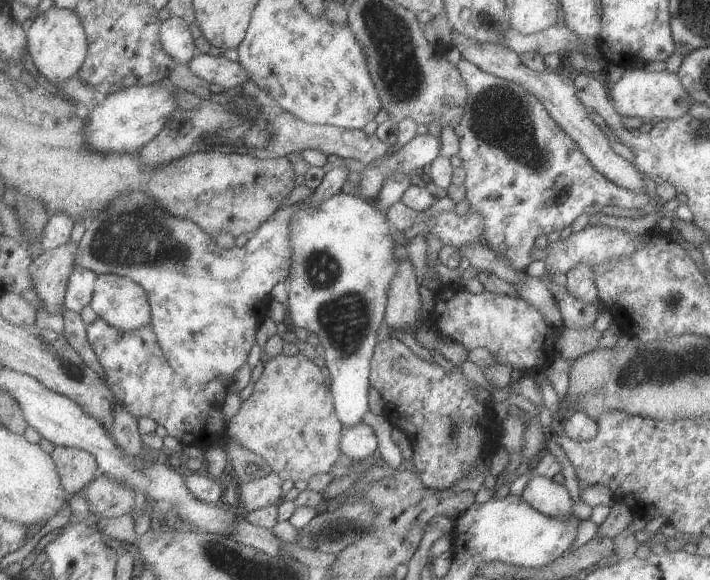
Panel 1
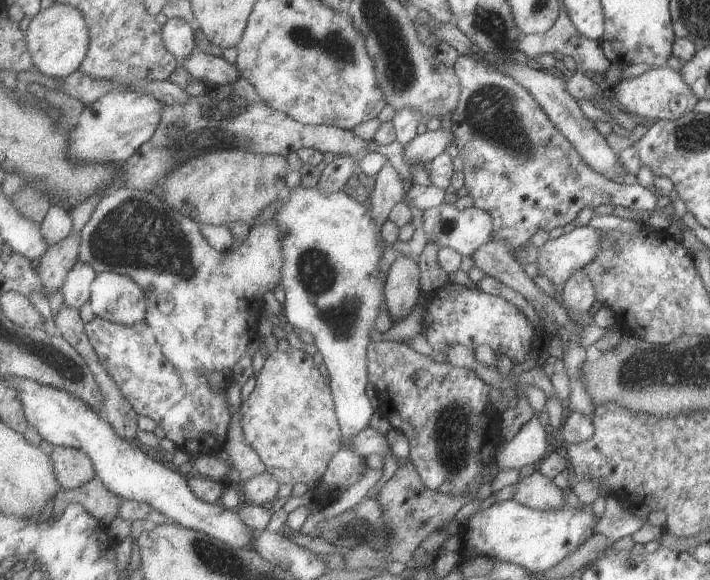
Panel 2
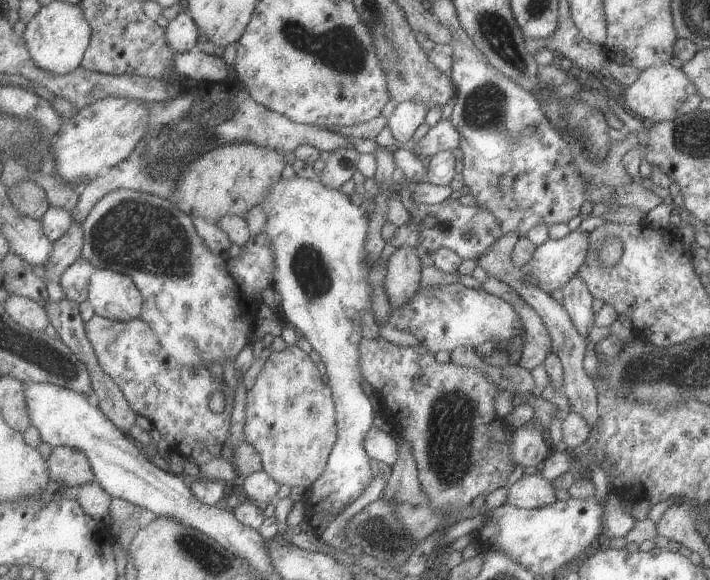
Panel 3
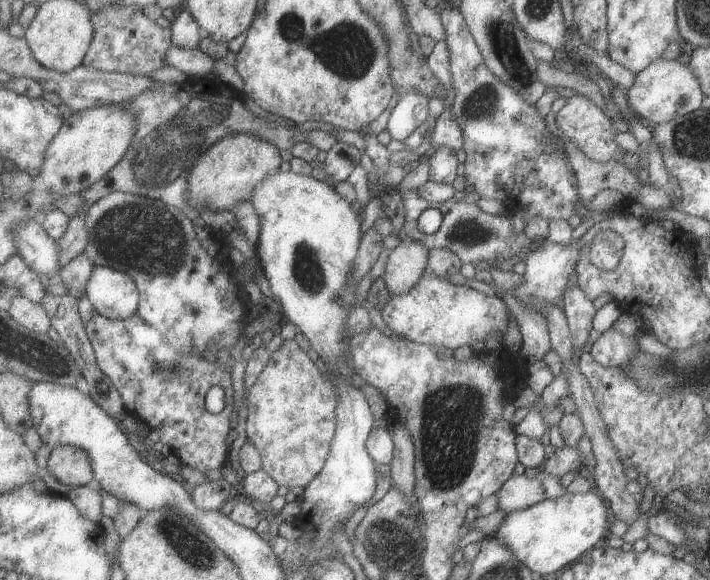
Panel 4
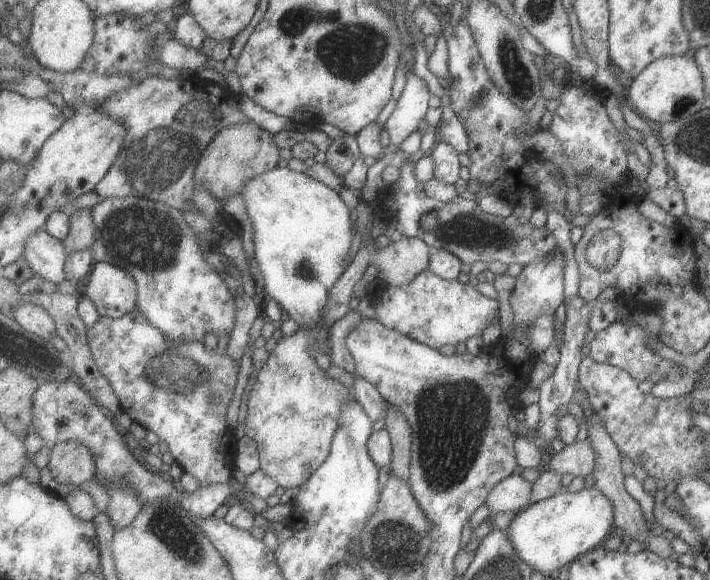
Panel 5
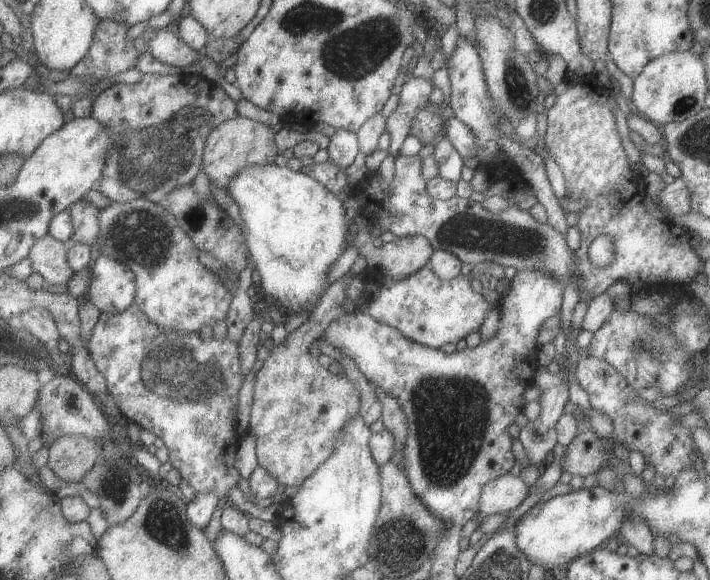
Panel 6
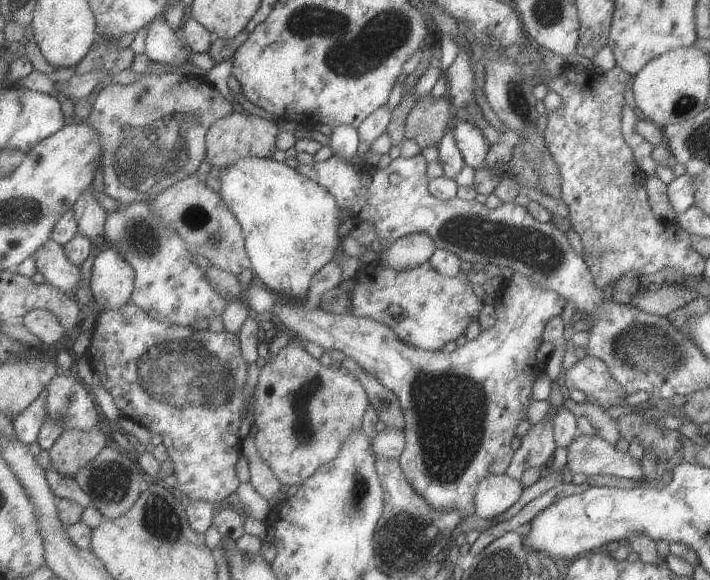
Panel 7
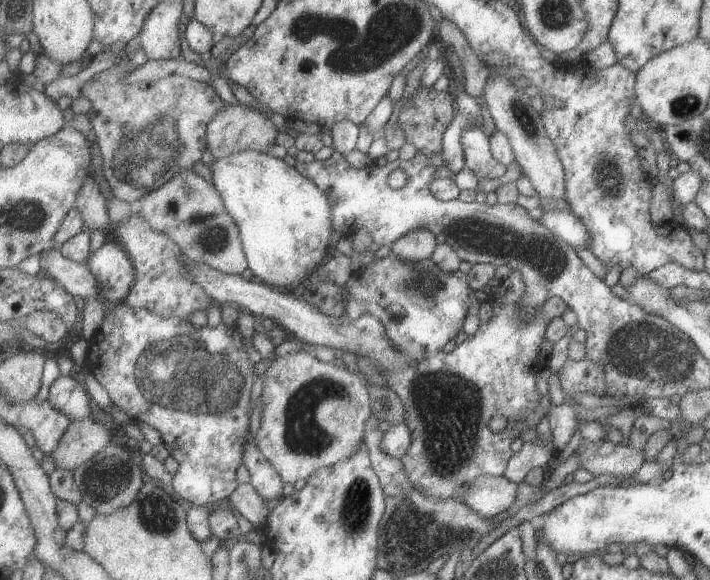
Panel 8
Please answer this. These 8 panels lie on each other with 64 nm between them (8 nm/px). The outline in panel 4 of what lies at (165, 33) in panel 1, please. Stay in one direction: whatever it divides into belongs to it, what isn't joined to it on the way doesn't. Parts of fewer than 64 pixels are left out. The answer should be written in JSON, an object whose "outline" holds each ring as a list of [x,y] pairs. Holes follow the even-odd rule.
{"outline":[[[186,6],[182,8],[170,23],[172,41],[176,47],[184,49],[199,48],[205,33]]]}

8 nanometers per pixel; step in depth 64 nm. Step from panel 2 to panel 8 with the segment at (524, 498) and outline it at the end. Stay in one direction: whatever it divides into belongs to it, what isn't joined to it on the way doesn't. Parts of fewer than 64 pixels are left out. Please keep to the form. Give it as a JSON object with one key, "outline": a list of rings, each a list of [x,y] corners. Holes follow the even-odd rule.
{"outline":[[[481,475],[468,489],[466,504],[477,514],[491,519],[513,504],[516,488],[517,484],[503,476]]]}

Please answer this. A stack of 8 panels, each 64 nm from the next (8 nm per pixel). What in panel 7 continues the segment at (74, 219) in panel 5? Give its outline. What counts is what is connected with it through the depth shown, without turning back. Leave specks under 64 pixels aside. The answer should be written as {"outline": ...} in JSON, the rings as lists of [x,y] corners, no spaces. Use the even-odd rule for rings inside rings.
{"outline":[[[94,189],[83,193],[72,209],[79,225],[78,235],[96,242],[103,240],[108,212],[97,202],[94,193]]]}

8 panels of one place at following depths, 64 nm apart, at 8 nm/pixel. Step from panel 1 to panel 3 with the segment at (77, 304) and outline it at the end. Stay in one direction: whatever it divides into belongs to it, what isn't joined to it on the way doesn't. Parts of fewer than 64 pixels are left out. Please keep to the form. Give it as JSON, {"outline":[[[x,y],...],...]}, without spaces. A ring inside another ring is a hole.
{"outline":[[[81,256],[64,272],[59,283],[69,300],[79,304],[88,300],[91,277],[95,269],[93,264]]]}

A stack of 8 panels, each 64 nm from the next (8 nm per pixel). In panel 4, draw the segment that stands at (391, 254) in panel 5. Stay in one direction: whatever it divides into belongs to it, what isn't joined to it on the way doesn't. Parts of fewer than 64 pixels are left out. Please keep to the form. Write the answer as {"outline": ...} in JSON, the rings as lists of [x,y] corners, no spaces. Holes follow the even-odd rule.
{"outline":[[[405,239],[390,251],[385,266],[384,282],[393,295],[404,295],[416,287],[427,274],[430,250],[413,239]]]}

